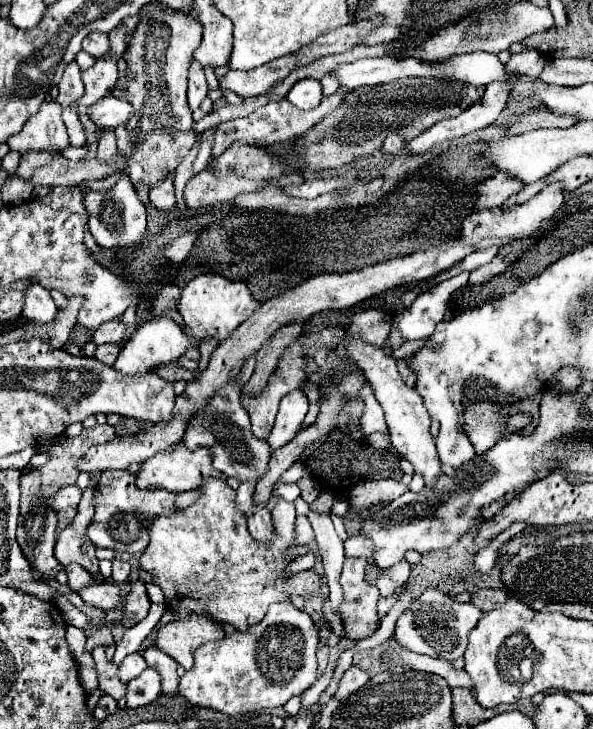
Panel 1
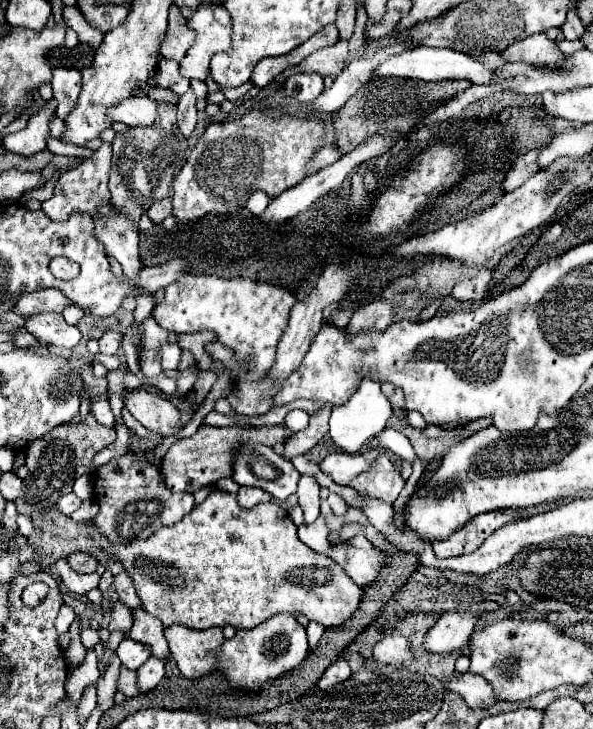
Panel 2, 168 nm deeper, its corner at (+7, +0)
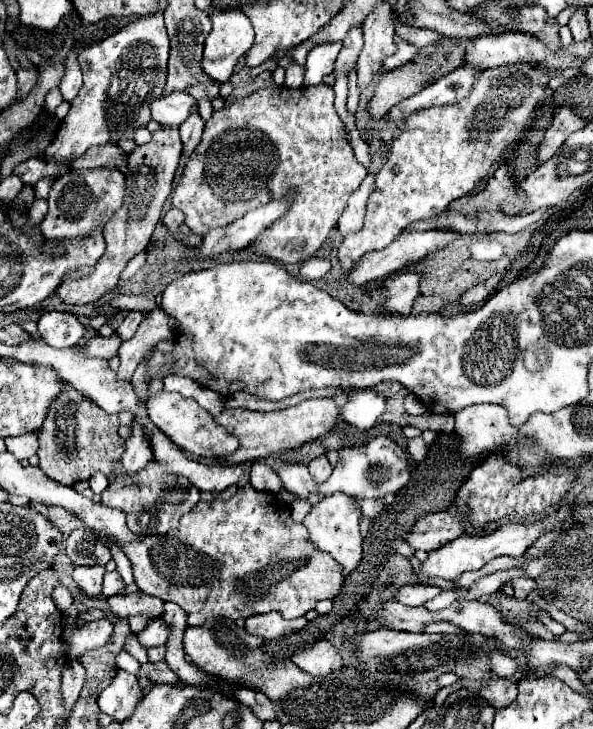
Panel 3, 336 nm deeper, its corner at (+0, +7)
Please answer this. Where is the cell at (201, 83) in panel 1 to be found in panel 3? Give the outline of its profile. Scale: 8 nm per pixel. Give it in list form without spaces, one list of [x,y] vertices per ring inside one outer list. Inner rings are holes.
[[[192,114],[192,118],[188,118],[180,128],[180,138],[182,138],[182,162],[188,162],[190,154],[196,150],[196,146],[200,144],[202,138],[202,130],[204,130],[204,122],[200,118],[200,114]]]

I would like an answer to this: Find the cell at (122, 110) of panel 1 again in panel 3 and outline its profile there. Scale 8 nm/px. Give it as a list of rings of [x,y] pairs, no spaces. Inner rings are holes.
[[[172,92],[150,104],[152,120],[164,126],[180,126],[192,112],[198,110],[198,100],[186,92]]]

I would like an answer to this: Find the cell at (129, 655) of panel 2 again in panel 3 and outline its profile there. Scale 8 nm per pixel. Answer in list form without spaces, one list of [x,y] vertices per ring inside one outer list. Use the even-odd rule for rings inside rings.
[[[158,618],[156,622],[150,622],[150,624],[138,634],[138,640],[140,640],[142,648],[152,648],[152,646],[162,646],[162,644],[166,644],[168,636],[170,636],[168,624],[164,622],[164,618]]]

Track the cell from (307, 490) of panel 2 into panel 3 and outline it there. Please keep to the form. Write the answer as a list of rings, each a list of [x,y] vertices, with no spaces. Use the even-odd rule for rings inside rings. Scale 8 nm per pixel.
[[[326,454],[316,456],[316,458],[308,464],[308,470],[310,470],[310,474],[316,478],[316,482],[322,482],[322,480],[326,480],[326,478],[332,474],[332,466],[330,466]]]

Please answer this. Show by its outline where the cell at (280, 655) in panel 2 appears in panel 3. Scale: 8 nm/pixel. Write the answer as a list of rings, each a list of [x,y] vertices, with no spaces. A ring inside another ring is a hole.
[[[266,612],[266,614],[254,614],[250,618],[246,618],[246,630],[254,636],[260,636],[264,640],[274,640],[280,636],[288,636],[296,630],[302,630],[308,624],[308,620],[304,616],[294,618],[294,620],[286,620],[276,612]]]

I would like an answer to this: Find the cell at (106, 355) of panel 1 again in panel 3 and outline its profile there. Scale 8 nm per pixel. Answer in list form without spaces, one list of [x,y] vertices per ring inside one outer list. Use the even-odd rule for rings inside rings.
[[[128,312],[128,316],[122,320],[122,324],[116,328],[116,332],[118,332],[118,336],[122,338],[122,340],[130,340],[134,334],[136,334],[136,330],[138,330],[138,324],[144,320],[144,314],[140,314],[140,312]]]

